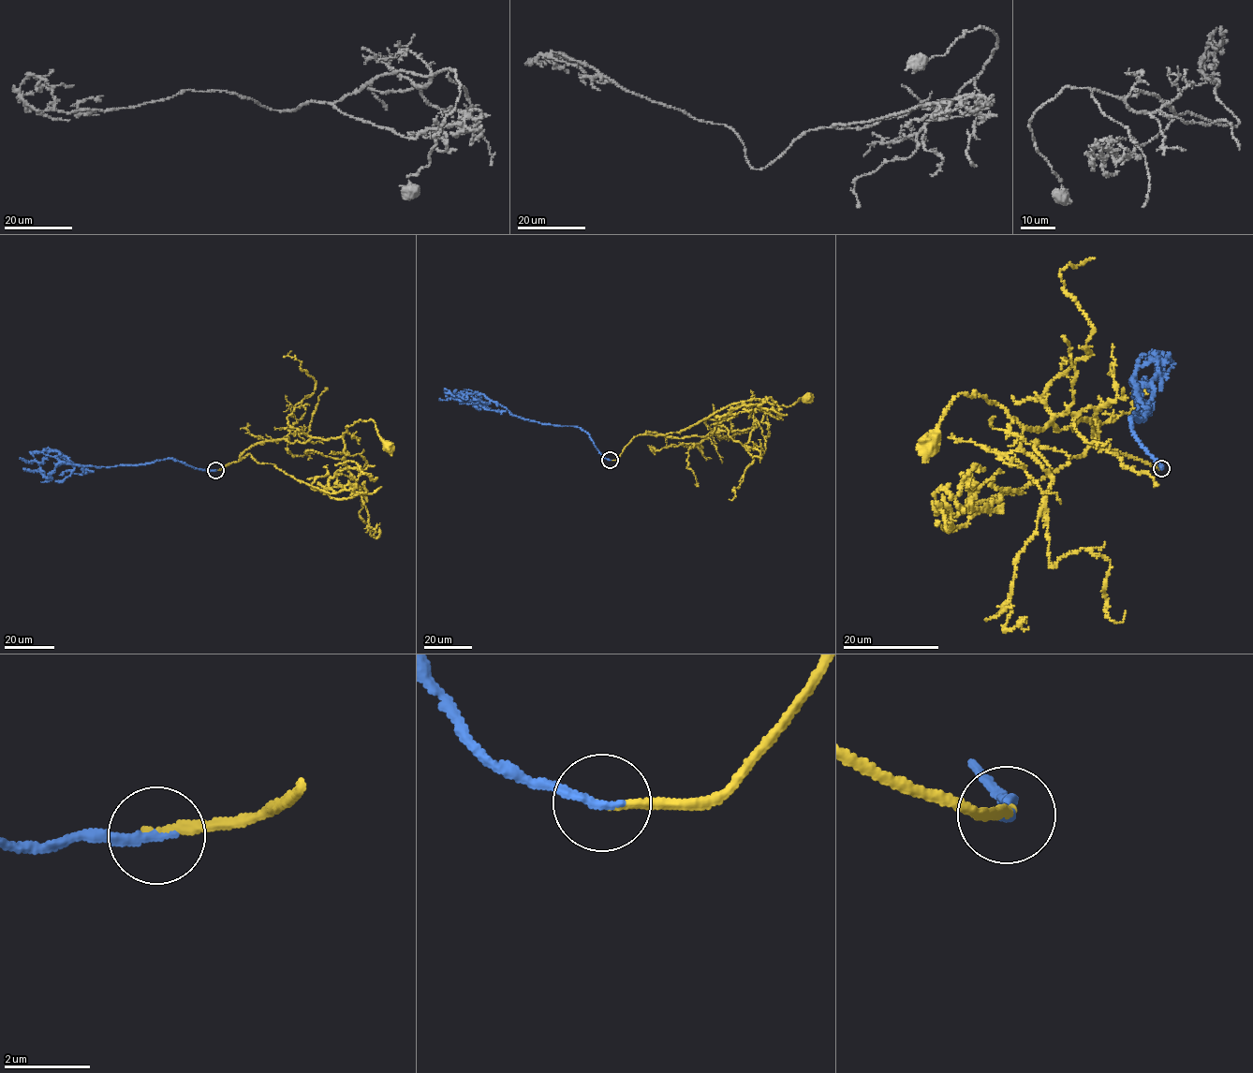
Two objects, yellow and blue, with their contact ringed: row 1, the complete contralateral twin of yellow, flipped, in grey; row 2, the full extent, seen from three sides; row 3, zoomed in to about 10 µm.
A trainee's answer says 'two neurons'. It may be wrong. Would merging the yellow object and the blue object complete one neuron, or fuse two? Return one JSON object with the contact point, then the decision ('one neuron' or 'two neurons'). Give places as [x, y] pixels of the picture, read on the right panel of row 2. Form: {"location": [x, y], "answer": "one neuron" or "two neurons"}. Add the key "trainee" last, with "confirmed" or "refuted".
{"location": [1161, 468], "answer": "one neuron", "trainee": "refuted"}

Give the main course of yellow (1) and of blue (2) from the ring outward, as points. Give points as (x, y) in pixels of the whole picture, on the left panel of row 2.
1: (215, 470), (237, 462), (257, 444), (335, 438), (360, 419), (373, 418), (388, 445)
2: (215, 470), (169, 459), (107, 467), (58, 463), (85, 469), (82, 474), (59, 475)

